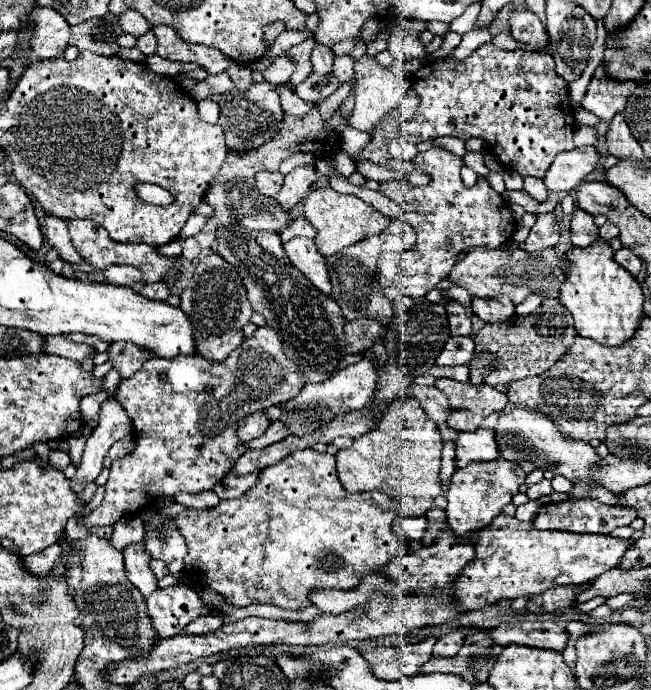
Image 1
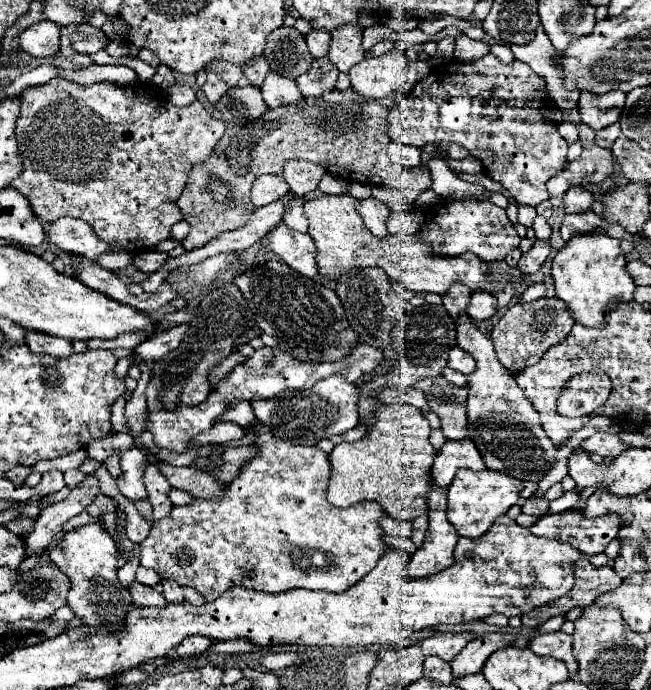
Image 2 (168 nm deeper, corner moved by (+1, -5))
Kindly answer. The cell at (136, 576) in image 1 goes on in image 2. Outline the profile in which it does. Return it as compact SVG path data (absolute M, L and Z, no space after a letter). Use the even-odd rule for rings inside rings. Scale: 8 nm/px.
M132 582L130 592L132 592L132 600L136 606L164 606L166 604L164 596L158 594L152 586Z

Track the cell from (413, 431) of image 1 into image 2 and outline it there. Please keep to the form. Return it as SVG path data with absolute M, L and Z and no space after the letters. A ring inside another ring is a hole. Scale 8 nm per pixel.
M410 404L382 406L376 412L374 428L366 440L354 444L342 442L330 452L332 480L328 486L328 502L348 508L362 500L376 500L390 516L408 522L428 514L426 496L434 488L432 464L436 458L430 432L430 424L418 408Z

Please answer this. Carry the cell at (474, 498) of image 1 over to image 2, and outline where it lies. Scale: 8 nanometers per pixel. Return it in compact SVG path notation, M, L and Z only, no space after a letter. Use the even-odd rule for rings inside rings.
M462 468L456 472L452 484L448 486L448 522L456 528L458 536L480 538L498 516L506 514L510 506L514 506L520 498L522 482L496 470L472 472Z

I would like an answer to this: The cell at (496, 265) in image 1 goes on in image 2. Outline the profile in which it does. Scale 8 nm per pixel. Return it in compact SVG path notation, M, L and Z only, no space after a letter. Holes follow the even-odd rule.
M322 194L304 202L304 214L310 220L308 234L316 242L316 264L320 272L330 280L336 278L340 272L346 272L348 268L378 266L388 274L390 280L402 282L408 290L414 292L434 292L442 296L442 292L448 292L454 282L460 282L468 286L470 292L490 292L492 296L496 296L500 306L508 306L514 294L522 288L524 280L528 278L518 270L518 266L506 264L506 260L484 262L478 256L472 256L472 252L466 252L464 256L454 256L452 260L438 256L434 258L426 252L428 246L424 246L416 236L398 234L378 238L366 228L362 216L356 212L356 206L358 200L348 194Z

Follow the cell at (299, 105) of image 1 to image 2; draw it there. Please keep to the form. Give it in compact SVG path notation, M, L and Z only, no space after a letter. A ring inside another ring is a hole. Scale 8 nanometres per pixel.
M268 72L264 84L260 86L264 102L268 108L278 108L278 106L296 106L302 102L300 90L296 88L294 80L288 80L276 72Z

